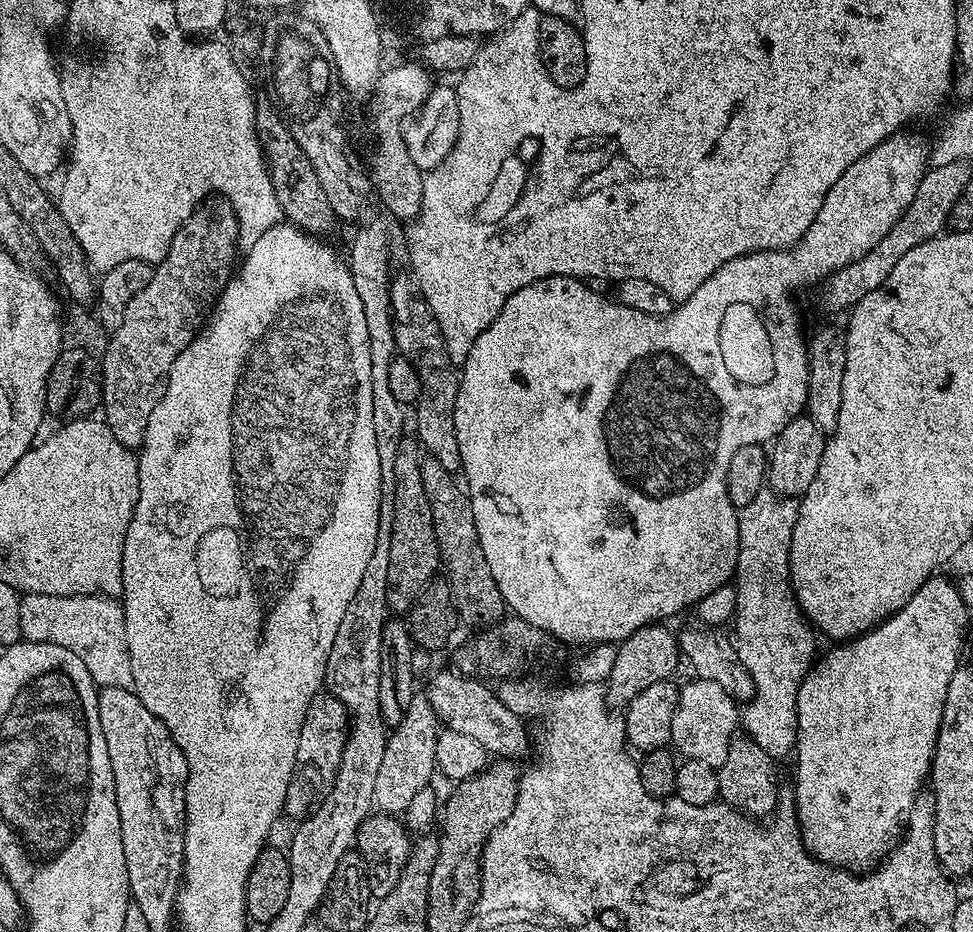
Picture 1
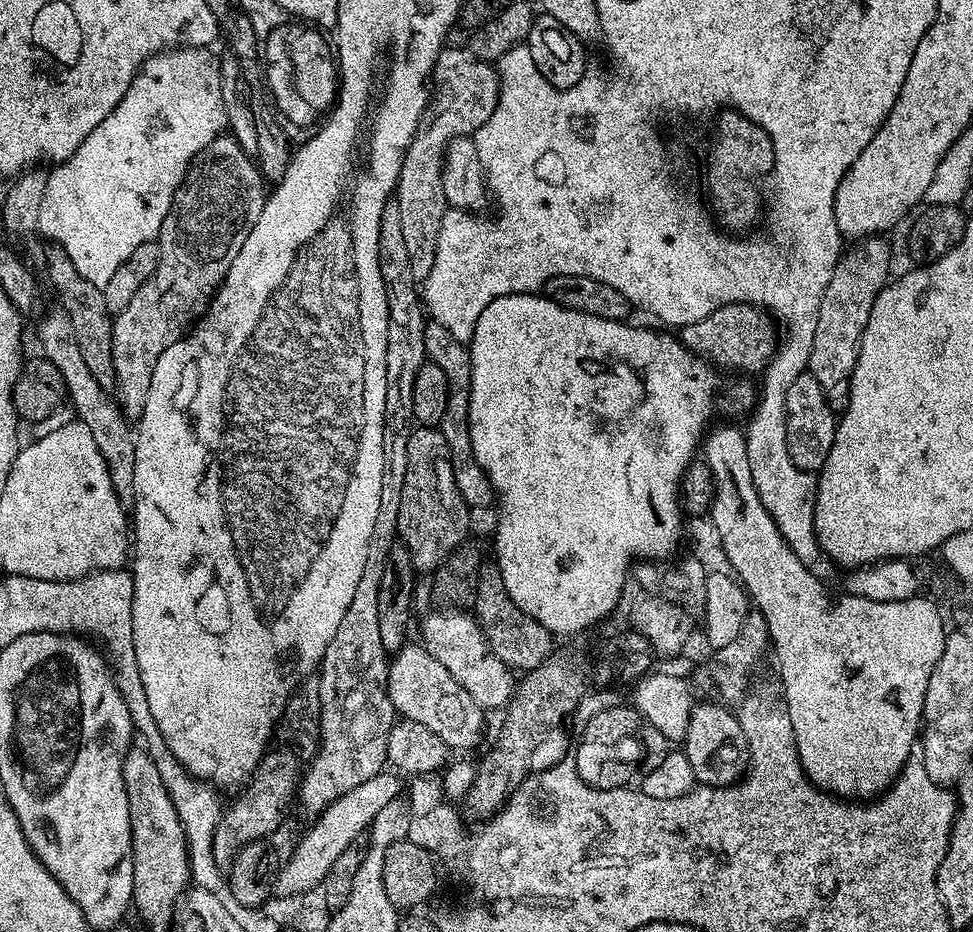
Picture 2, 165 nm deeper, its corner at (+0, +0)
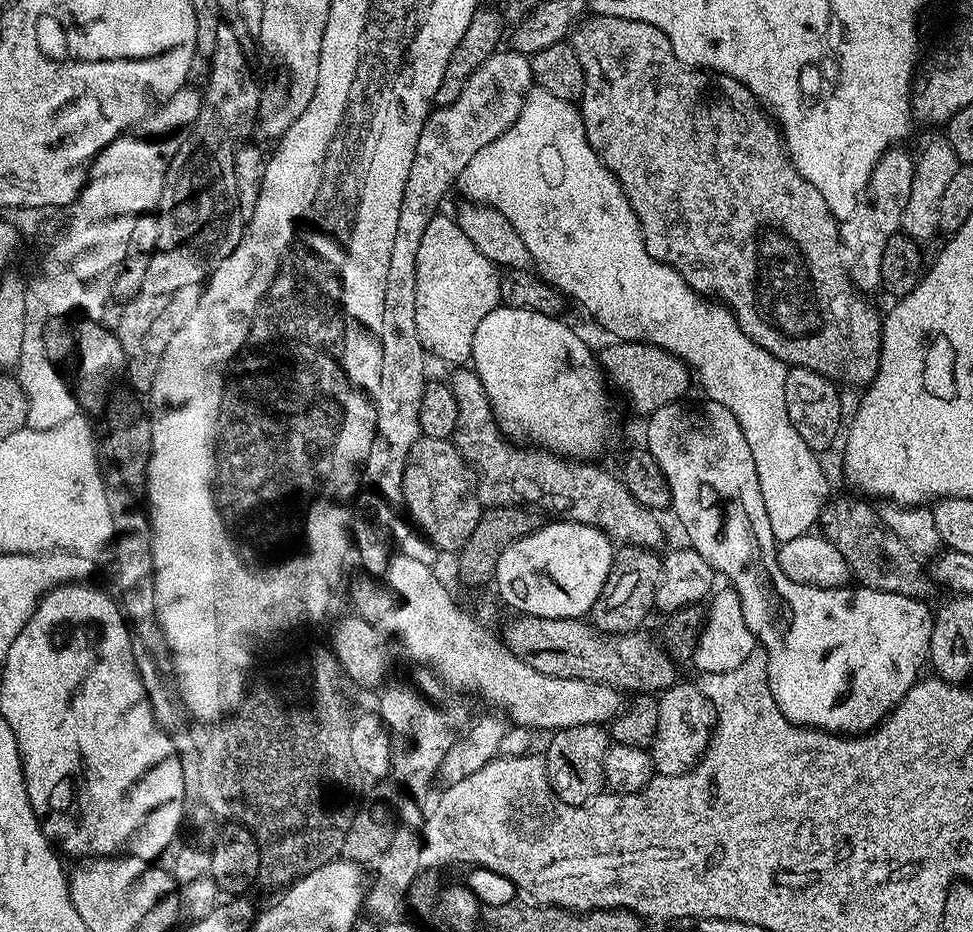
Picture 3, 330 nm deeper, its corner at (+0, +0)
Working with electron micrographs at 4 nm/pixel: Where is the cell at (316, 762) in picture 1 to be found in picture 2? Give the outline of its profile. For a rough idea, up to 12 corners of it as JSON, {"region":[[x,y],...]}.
{"region":[[272,750],[223,809],[213,838],[222,873],[268,835],[293,803],[301,772]]}

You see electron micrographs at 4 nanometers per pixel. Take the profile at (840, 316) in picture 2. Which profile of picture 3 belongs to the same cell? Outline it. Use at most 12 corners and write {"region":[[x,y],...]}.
{"region":[[892,146],[839,221],[852,287],[881,287],[882,250],[901,231],[916,160]]}

